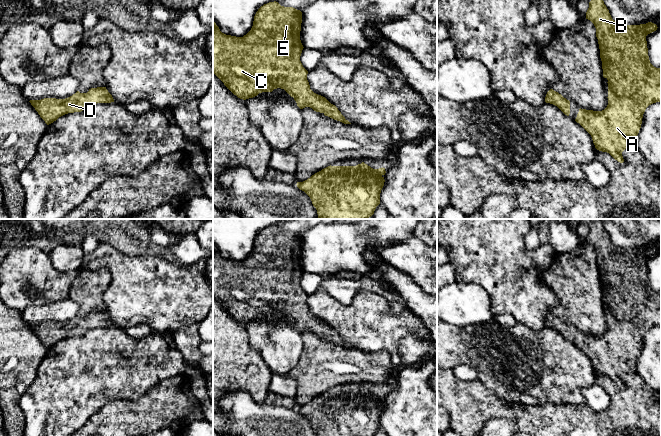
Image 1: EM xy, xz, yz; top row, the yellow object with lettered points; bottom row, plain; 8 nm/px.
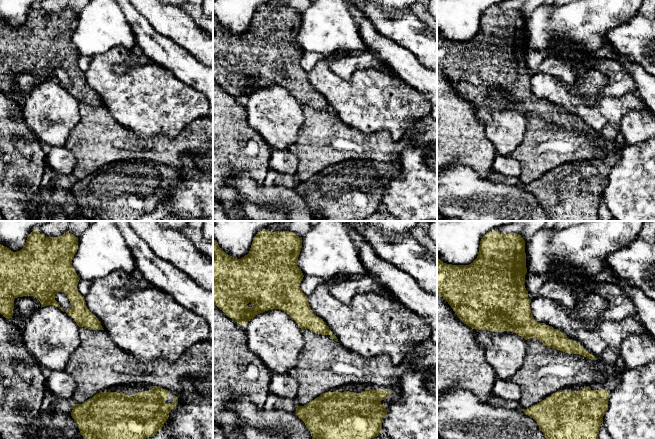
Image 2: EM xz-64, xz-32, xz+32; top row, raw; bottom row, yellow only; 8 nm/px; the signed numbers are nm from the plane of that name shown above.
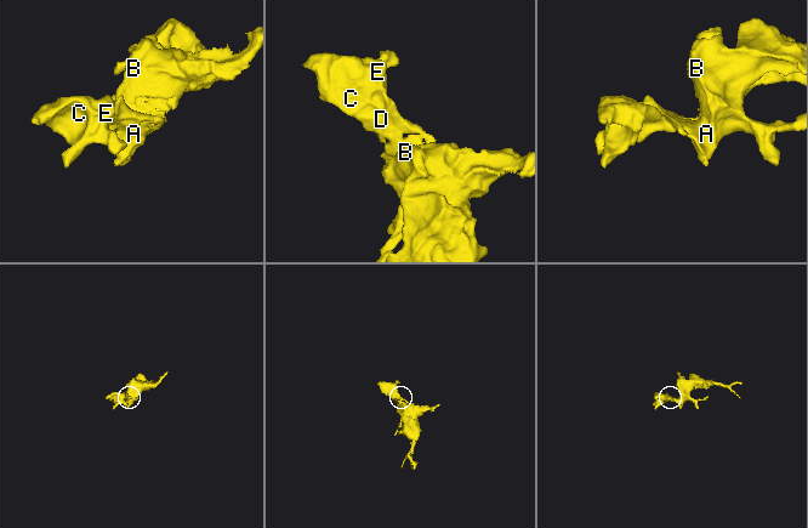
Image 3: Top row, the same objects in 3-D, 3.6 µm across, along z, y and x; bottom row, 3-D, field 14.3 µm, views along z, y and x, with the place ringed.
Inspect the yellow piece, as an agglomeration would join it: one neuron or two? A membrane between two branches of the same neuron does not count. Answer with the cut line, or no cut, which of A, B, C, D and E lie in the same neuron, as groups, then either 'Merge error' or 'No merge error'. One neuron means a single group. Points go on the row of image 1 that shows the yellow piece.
No split. Groups: A B C D E. No merge error

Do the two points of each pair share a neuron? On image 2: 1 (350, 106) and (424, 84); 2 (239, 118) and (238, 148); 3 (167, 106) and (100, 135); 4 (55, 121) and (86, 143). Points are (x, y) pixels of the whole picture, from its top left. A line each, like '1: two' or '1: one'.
1: two
2: one
3: two
4: two

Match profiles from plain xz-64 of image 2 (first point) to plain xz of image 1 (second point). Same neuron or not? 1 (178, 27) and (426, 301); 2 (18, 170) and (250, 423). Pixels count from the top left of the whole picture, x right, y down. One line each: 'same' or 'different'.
1: same
2: different

